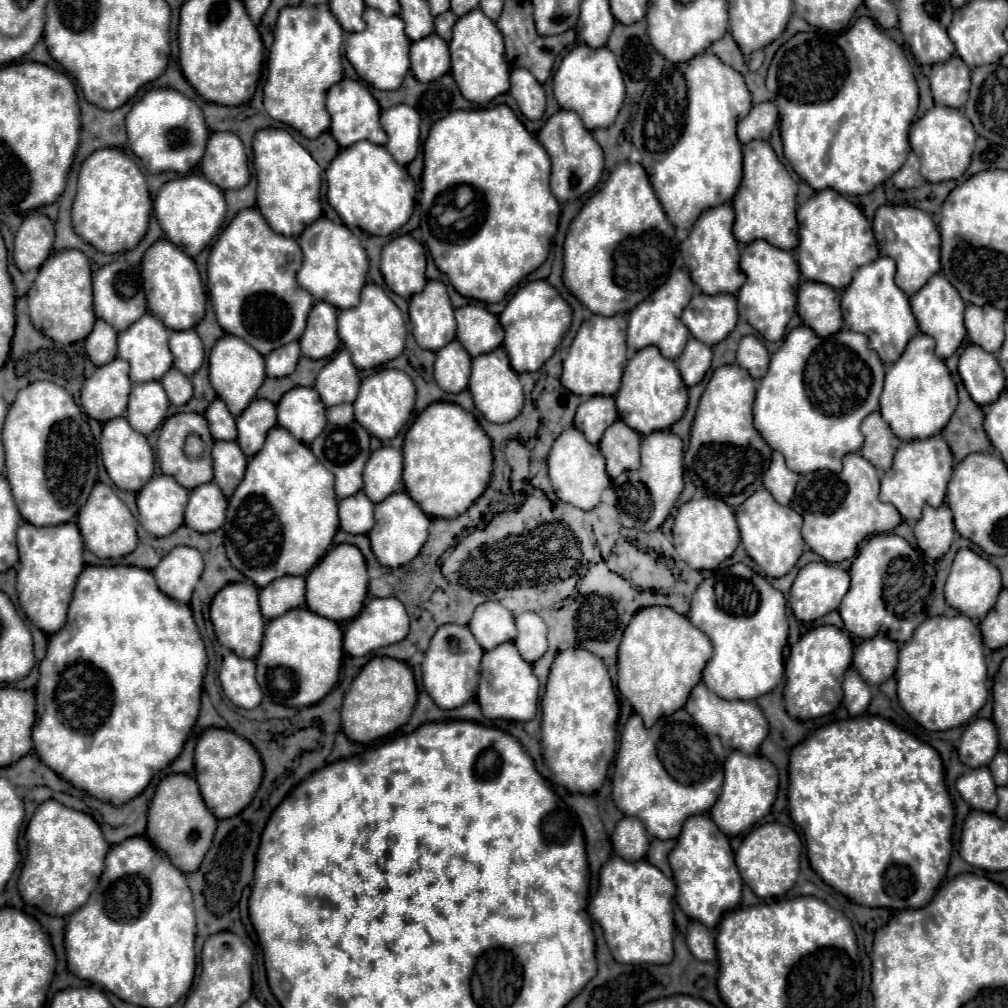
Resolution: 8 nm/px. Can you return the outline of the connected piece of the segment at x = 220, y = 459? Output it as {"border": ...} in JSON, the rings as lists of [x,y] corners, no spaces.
{"border":[[[214,442],[214,482],[220,486],[224,496],[232,496],[246,472],[246,456],[240,452],[236,442]]]}

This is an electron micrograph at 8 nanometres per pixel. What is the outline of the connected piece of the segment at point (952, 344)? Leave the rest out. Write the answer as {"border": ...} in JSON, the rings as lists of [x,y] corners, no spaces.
{"border":[[[936,274],[928,280],[924,288],[920,288],[916,294],[910,296],[910,306],[918,320],[918,328],[936,340],[936,356],[940,356],[942,360],[950,358],[966,336],[966,328],[962,320],[966,304],[960,300],[956,288],[952,288],[952,284],[948,284],[948,280],[944,280],[942,274]]]}

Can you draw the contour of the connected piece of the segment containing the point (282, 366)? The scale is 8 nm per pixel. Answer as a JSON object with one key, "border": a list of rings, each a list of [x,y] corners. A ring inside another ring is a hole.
{"border":[[[292,342],[286,344],[284,348],[276,348],[266,356],[266,374],[272,378],[288,376],[294,372],[296,362],[300,358],[300,344]]]}

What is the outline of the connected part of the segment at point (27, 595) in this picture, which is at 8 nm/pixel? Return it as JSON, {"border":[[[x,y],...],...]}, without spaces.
{"border":[[[24,522],[18,528],[18,552],[16,590],[19,605],[28,620],[32,620],[42,632],[54,634],[64,626],[76,578],[84,570],[84,544],[80,540],[80,530],[74,522],[58,524],[52,528],[36,528]]]}

